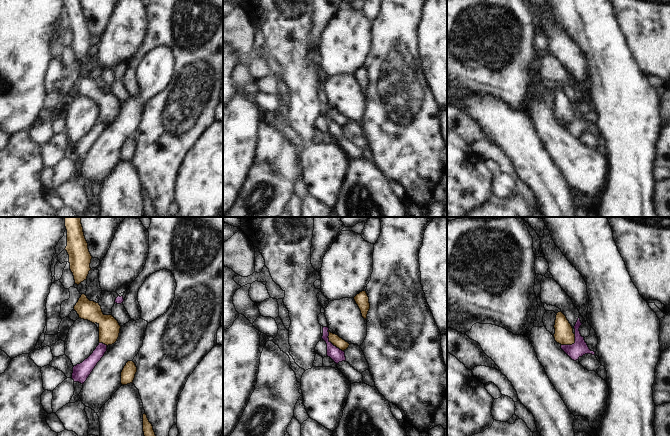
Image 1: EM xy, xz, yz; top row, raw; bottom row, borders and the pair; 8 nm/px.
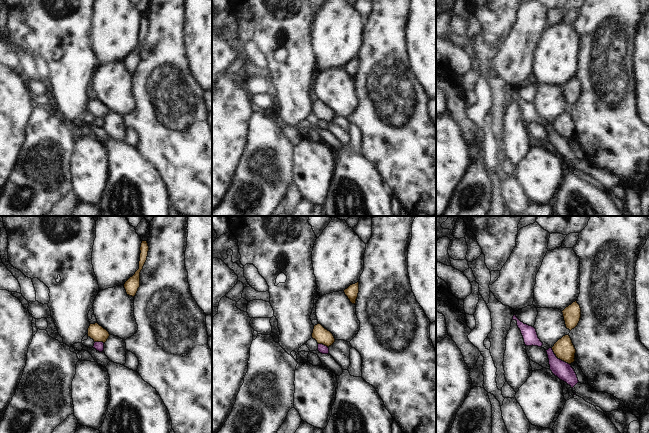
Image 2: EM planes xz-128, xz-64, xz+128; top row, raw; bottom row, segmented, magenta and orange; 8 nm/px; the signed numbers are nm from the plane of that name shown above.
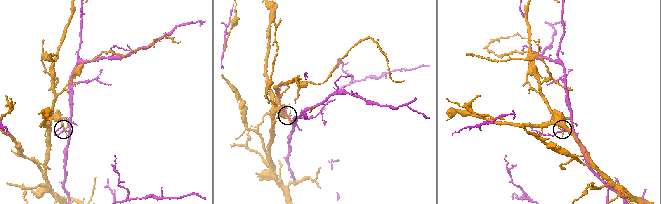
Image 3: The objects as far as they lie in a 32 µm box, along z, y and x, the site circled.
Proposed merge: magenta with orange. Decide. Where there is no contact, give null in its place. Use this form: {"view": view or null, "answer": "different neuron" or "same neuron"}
{"view": "xz", "answer": "different neuron"}

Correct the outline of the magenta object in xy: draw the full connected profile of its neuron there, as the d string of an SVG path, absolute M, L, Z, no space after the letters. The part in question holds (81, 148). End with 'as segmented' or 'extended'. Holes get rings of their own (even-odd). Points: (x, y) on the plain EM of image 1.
M99 119L93 129L85 135L82 139L77 140L73 143L72 155L74 158L79 158L84 160L87 156L97 139L101 136L104 132L105 128L107 127L107 121L103 119Z; as segmented

